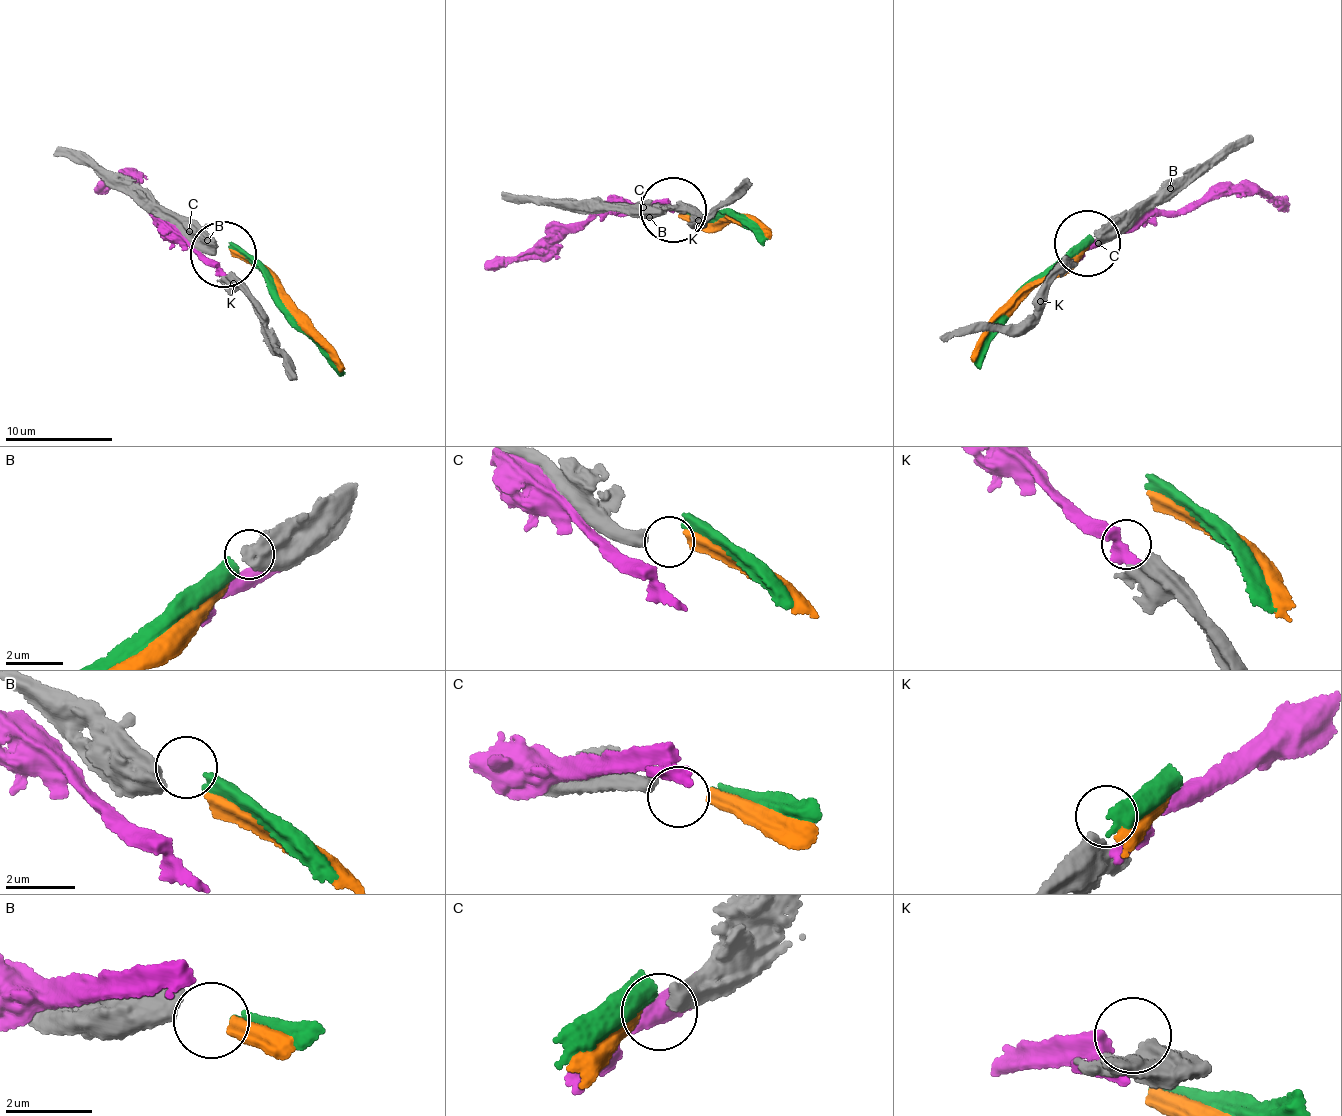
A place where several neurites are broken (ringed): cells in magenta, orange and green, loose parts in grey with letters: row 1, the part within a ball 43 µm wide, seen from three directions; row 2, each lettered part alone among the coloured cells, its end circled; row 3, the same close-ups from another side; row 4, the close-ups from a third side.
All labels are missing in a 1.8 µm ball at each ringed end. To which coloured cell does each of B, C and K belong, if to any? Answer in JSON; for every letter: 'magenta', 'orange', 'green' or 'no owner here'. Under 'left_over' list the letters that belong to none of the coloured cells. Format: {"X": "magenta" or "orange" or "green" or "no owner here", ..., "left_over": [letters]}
{"B": "green", "C": "orange", "K": "magenta", "left_over": []}

